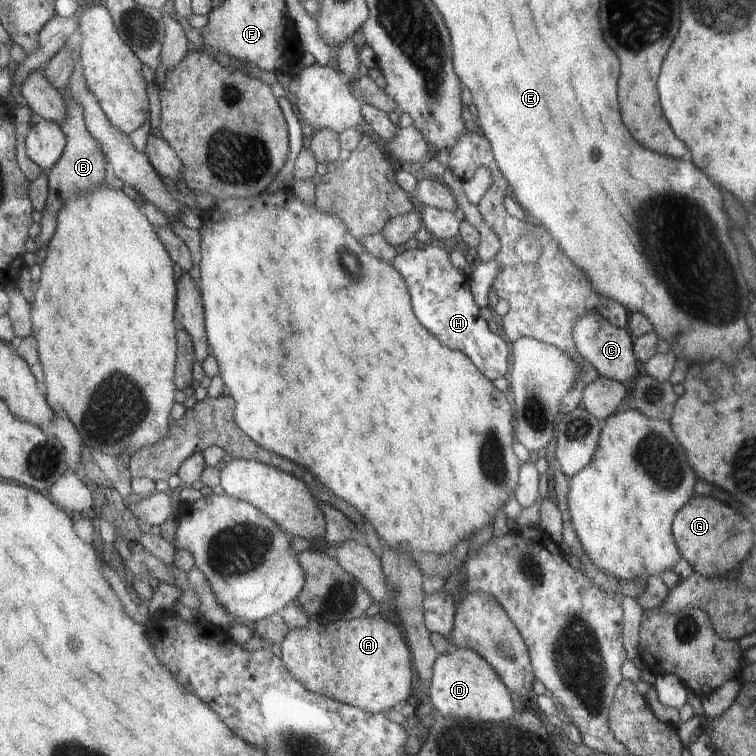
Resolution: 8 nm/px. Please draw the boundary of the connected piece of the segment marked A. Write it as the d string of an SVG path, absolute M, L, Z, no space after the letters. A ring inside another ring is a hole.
M364 616L324 626L312 626L310 622L306 630L290 630L280 645L286 668L290 668L310 692L334 696L334 700L342 700L344 704L382 714L404 704L412 692L410 652L400 630L384 618Z

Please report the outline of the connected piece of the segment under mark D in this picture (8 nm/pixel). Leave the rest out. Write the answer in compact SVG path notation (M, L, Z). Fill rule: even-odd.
M453 648L437 656L431 680L430 700L442 716L466 718L474 722L502 722L514 716L510 692L496 676L493 666L470 648Z

